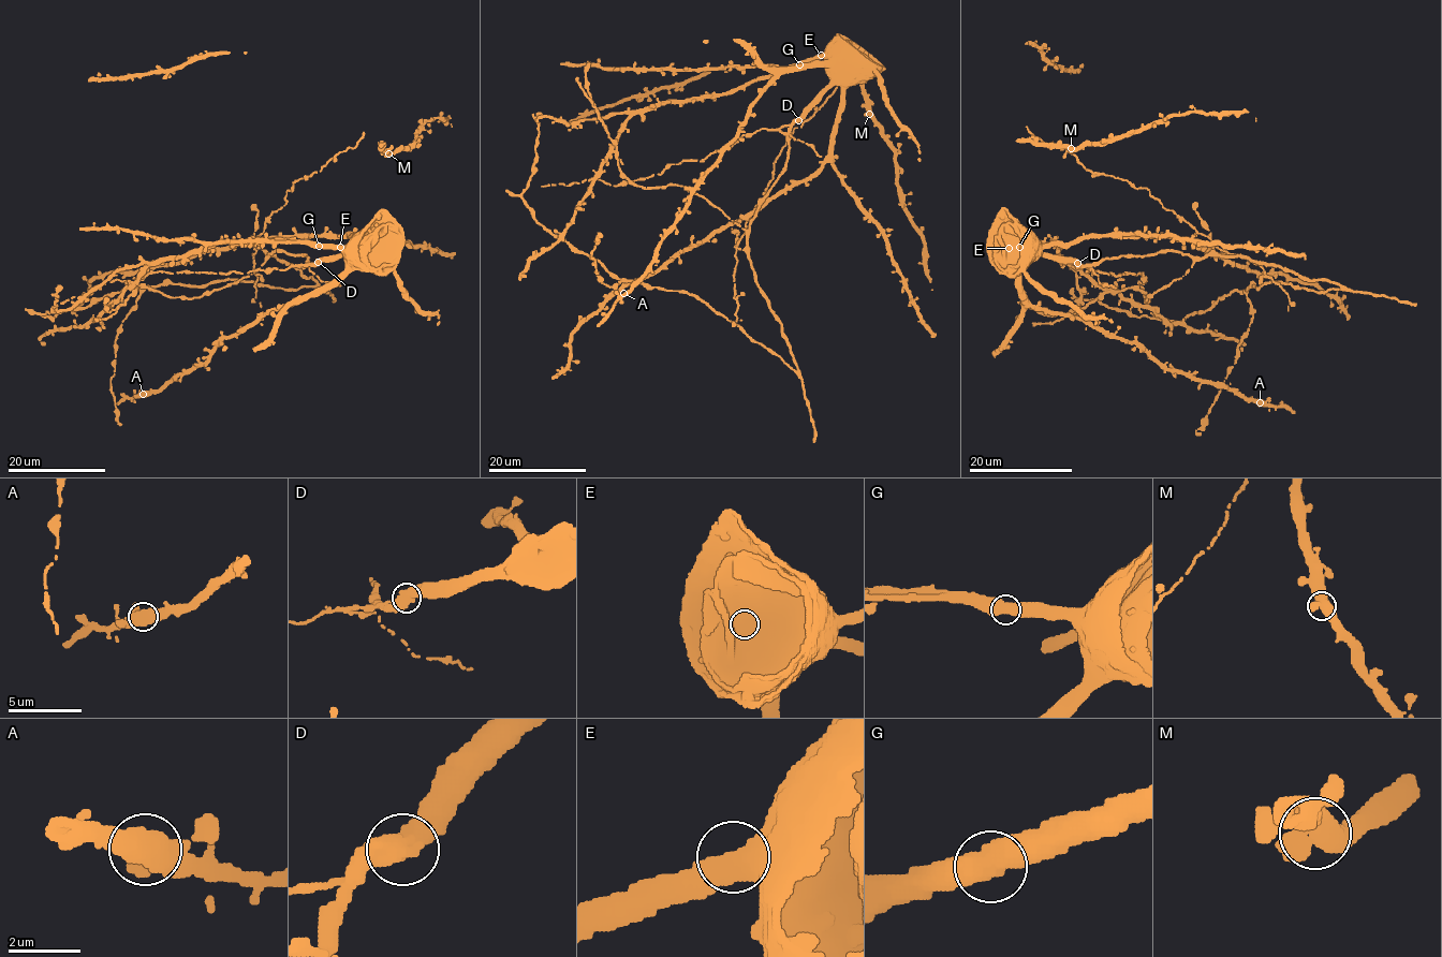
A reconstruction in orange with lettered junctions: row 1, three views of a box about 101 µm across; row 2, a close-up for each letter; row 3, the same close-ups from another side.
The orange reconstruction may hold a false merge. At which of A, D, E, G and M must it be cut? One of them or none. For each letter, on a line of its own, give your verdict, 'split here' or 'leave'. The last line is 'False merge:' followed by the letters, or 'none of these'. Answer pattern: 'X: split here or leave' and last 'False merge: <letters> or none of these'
A: leave
D: split here
E: leave
G: leave
M: leave
False merge: D

